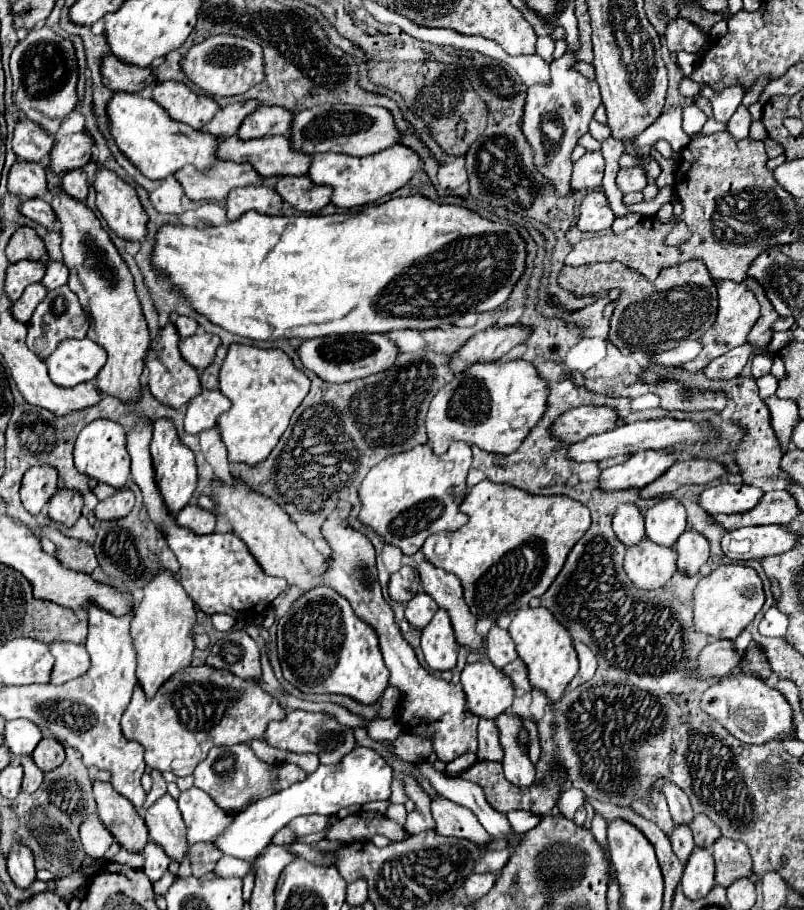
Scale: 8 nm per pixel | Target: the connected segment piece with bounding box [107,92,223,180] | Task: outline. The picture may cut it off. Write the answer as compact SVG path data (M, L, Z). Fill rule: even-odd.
M117 92L107 104L107 114L111 134L119 150L151 180L167 178L187 164L195 166L197 170L209 170L221 162L219 156L215 156L215 150L219 150L219 144L223 142L221 138L191 126L183 126L183 122L175 122L157 102L151 102L151 98Z

